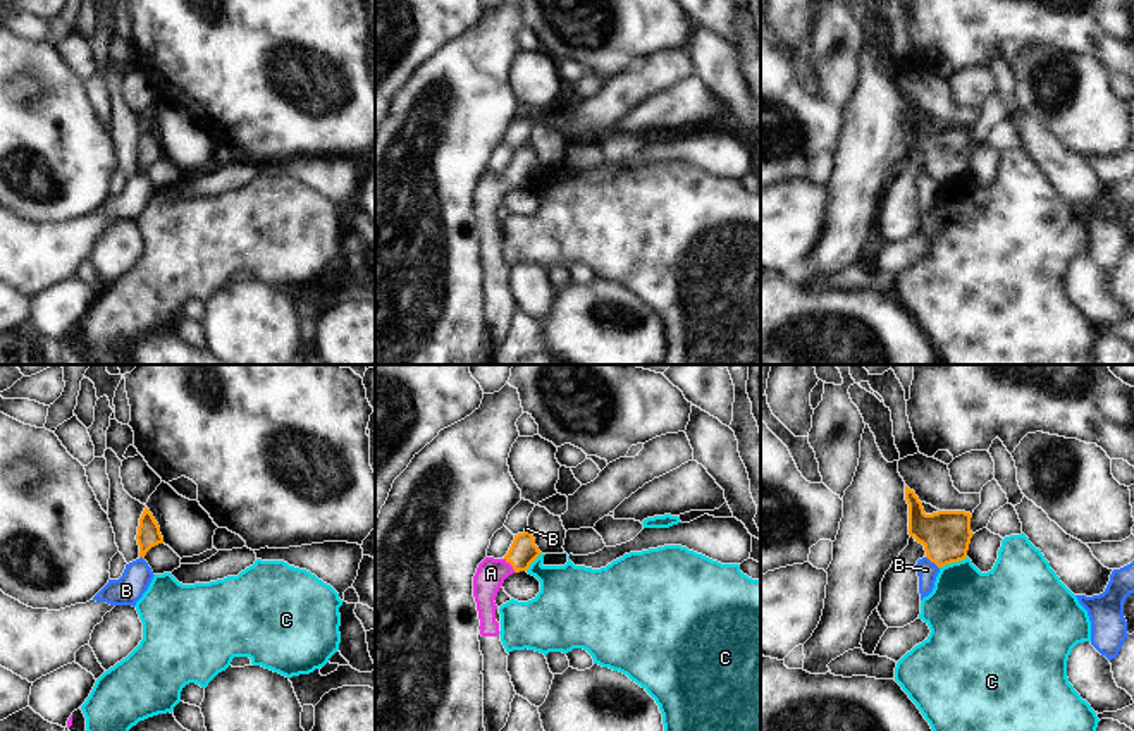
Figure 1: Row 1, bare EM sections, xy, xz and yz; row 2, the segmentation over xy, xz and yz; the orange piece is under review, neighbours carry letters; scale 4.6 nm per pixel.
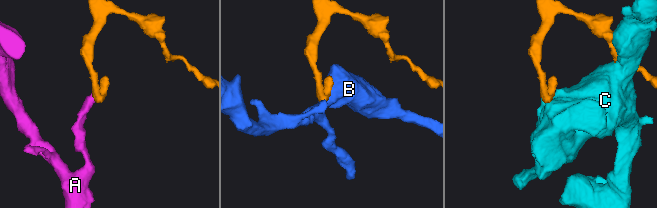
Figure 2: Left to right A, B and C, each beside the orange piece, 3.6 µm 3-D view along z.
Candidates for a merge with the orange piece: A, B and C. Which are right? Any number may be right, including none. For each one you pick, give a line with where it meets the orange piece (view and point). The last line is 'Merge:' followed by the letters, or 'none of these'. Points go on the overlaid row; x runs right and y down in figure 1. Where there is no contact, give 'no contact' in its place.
A: contact xz (510, 563)
Merge: A

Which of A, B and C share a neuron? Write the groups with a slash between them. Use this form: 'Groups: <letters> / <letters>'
Groups: A / B / C

